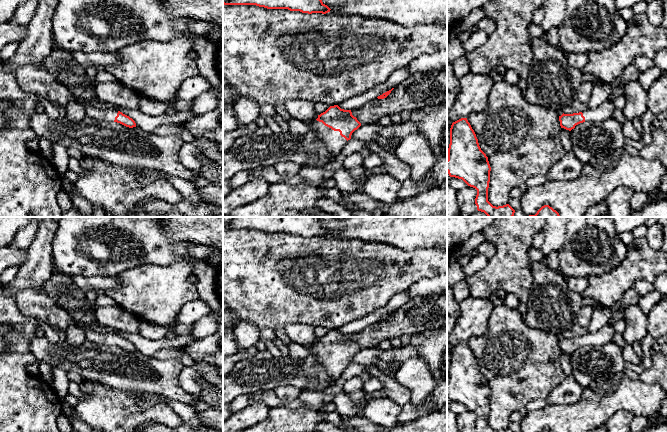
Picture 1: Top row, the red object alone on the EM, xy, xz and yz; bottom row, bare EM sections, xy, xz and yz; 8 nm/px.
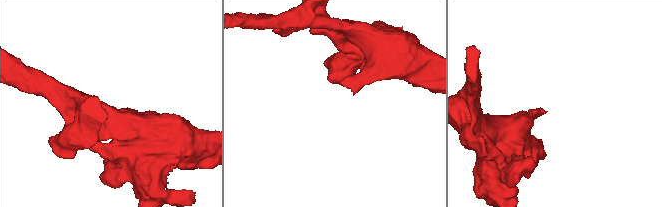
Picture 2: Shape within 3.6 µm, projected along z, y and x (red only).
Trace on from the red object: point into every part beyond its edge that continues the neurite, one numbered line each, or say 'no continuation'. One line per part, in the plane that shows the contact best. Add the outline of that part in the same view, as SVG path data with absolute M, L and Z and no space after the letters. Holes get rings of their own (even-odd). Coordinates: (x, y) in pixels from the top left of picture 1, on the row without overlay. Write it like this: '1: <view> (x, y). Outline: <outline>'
1: xz (334, 366). Outline: M317 344L313 347L313 354L316 364L322 365L333 381L337 381L347 367L347 364L340 359L339 355L334 355Z

